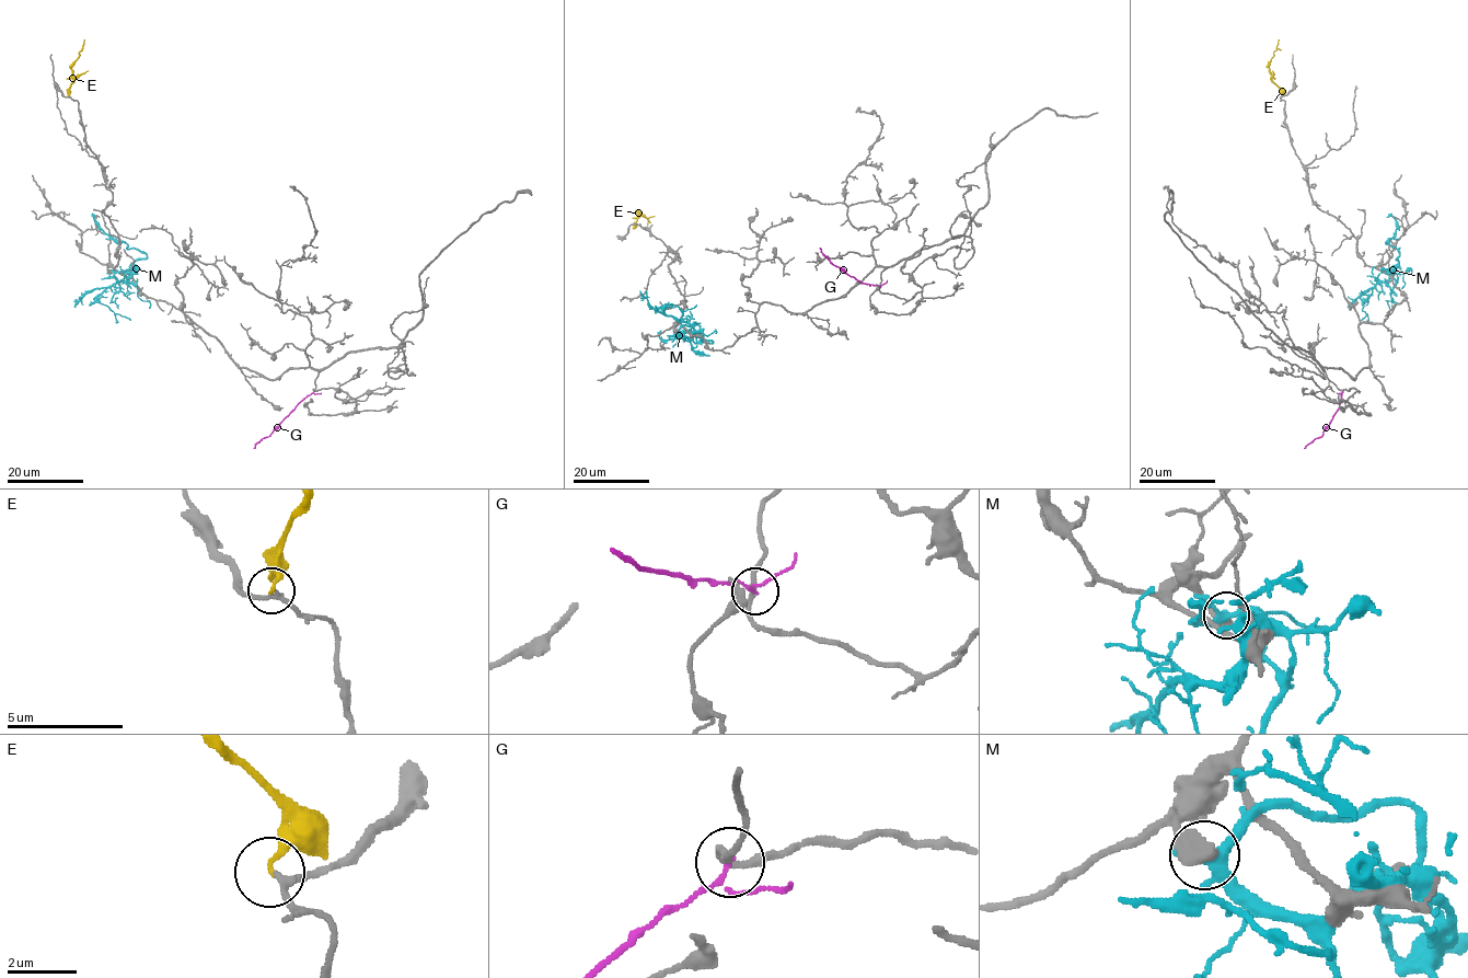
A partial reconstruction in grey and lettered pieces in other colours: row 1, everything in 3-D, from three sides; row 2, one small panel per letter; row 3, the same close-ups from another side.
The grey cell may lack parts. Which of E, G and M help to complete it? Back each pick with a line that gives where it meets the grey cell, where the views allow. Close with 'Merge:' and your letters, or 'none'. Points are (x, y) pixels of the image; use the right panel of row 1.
Merge: none

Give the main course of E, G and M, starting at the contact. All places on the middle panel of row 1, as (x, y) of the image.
E: (634, 221), (639, 216), (637, 213), (650, 222)
G: (880, 286), (859, 283), (845, 273), (819, 248)
M: (677, 331), (686, 337), (700, 334), (700, 342), (713, 343), (695, 343), (689, 332), (662, 340), (660, 331)

